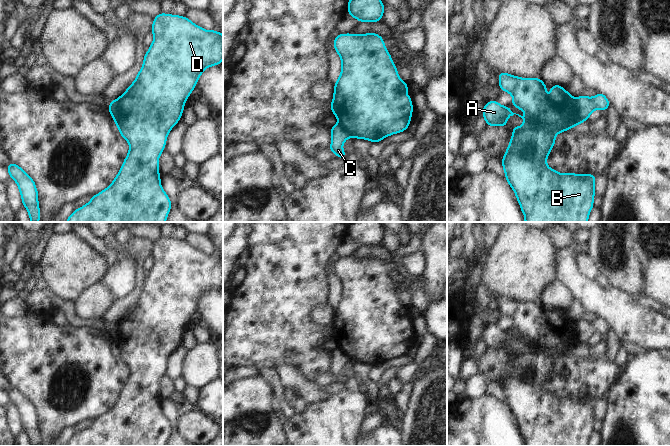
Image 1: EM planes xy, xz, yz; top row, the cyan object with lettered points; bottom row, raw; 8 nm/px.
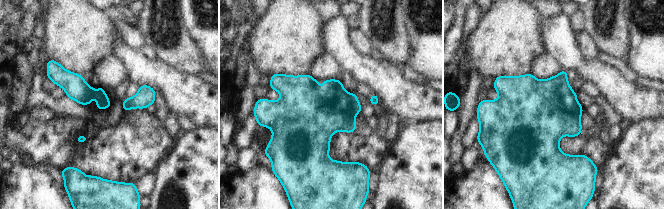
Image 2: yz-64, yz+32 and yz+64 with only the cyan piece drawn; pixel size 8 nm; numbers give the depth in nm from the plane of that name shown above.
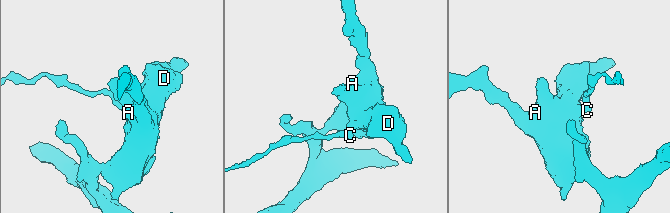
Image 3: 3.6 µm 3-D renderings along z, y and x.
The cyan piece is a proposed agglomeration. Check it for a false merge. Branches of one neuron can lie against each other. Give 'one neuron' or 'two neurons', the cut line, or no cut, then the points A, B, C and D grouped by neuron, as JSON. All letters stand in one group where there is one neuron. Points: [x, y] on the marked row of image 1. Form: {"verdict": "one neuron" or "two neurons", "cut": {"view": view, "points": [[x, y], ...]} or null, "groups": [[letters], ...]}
{"verdict": "two neurons", "cut": {"view": "yz", "points": [[575, 99], [575, 111], [580, 122]]}, "groups": [["A", "B", "D"], ["C"]]}

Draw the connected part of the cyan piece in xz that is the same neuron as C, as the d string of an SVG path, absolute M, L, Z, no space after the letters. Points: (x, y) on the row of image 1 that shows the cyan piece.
M339 124L333 126L331 129L331 143L332 145L328 148L330 151L337 155L337 158L344 159L346 153L342 150L344 141L350 136L348 131L343 129Z

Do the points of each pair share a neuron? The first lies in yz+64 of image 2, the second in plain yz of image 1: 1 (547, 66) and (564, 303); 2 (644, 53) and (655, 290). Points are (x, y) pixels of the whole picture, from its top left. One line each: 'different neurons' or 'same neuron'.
1: same neuron
2: same neuron

